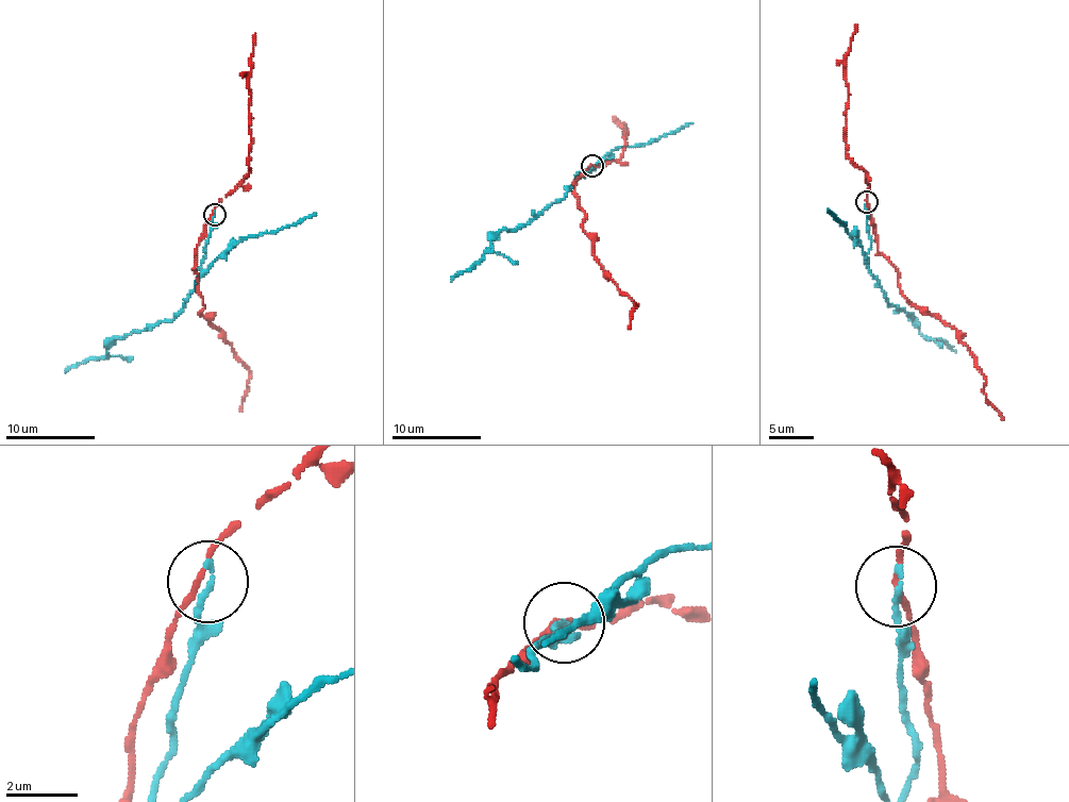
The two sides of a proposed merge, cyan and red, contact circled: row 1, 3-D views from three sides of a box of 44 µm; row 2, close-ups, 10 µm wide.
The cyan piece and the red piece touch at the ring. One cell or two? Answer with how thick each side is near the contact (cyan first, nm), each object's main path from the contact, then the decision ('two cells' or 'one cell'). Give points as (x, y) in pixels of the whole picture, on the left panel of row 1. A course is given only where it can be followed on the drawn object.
170/120 nm | cyan via (215, 215), (199, 281), (177, 316), (118, 336), (104, 356), (88, 360), (65, 372) | red via (213, 215), (197, 247), (194, 266), (204, 306), (200, 312), (249, 371), (239, 411) | two cells

